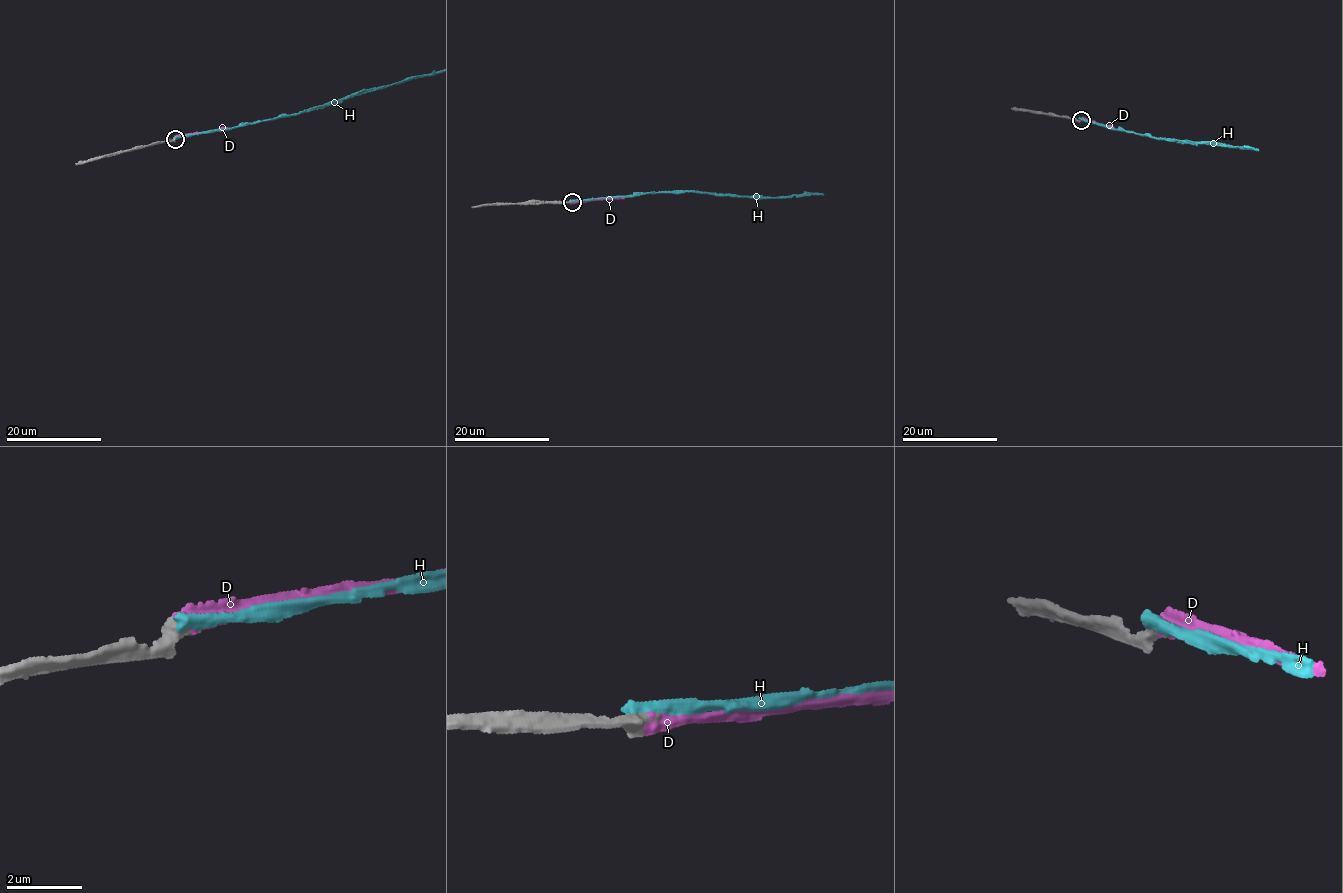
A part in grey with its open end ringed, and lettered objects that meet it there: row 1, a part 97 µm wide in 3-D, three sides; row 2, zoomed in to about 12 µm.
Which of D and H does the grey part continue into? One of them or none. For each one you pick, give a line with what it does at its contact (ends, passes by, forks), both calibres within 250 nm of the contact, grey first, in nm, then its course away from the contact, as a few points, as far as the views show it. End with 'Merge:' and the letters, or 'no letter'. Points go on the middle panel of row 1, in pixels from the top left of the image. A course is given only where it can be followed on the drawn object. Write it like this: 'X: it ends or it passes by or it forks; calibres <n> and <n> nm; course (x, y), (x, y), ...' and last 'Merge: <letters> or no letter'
Merge: no letter

